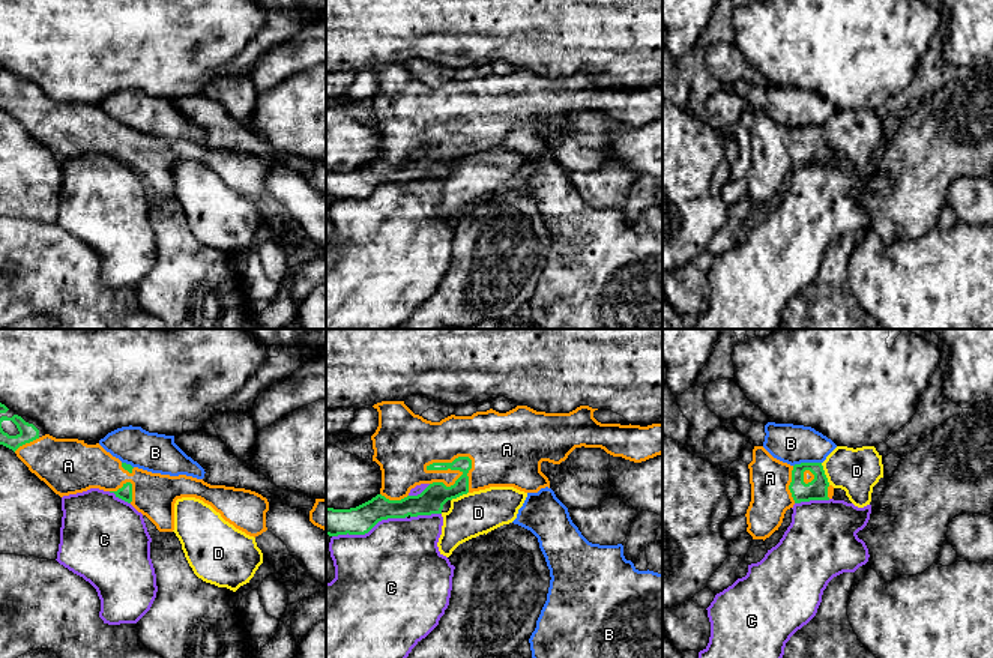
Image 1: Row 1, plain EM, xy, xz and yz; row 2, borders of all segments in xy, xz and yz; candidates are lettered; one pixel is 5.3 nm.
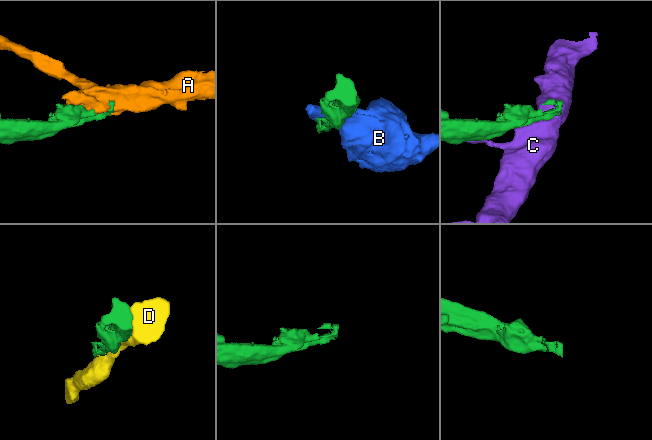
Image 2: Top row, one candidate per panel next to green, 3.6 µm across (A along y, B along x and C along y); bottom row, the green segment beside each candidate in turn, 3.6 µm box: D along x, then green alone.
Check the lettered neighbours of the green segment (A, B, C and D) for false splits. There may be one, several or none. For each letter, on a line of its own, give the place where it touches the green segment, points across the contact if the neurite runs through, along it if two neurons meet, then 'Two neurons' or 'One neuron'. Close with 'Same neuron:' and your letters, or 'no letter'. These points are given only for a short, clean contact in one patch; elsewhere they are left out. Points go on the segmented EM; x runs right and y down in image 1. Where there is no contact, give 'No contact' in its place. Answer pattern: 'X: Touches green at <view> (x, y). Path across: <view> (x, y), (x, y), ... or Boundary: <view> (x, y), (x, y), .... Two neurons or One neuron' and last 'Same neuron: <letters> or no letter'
A: Touches green at xz (464, 457). One neuron
B: Touches green at yz (807, 463). Boundary: yz (820, 461), (801, 461), (793, 466). Two neurons
C: Touches green at xz (368, 531). Two neurons
D: Touches green at yz (823, 473). Two neurons
Same neuron: A

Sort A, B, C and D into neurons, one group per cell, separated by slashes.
A / B / C / D

